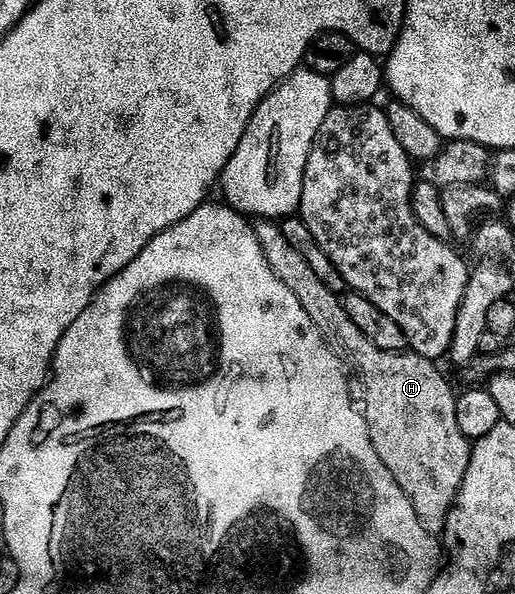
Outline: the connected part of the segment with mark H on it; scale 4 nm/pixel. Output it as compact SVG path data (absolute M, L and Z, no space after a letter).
M259 220L254 225L257 242L261 242L261 250L265 250L265 258L269 266L273 266L273 274L293 290L297 302L301 302L305 314L313 318L313 326L323 335L331 353L339 359L343 373L347 376L347 385L351 391L351 401L354 402L359 413L365 418L369 438L373 442L373 450L377 450L377 458L385 462L391 477L405 490L409 502L417 510L417 518L421 518L421 526L432 536L439 538L447 531L447 519L452 508L459 499L461 482L465 478L465 470L469 470L469 458L473 447L472 441L461 434L461 426L457 426L457 406L455 405L456 389L451 389L451 384L438 372L436 365L430 360L410 350L402 352L386 352L377 350L357 325L345 314L340 293L329 290L317 278L316 272L301 258L301 253L285 239L282 227L274 220Z

